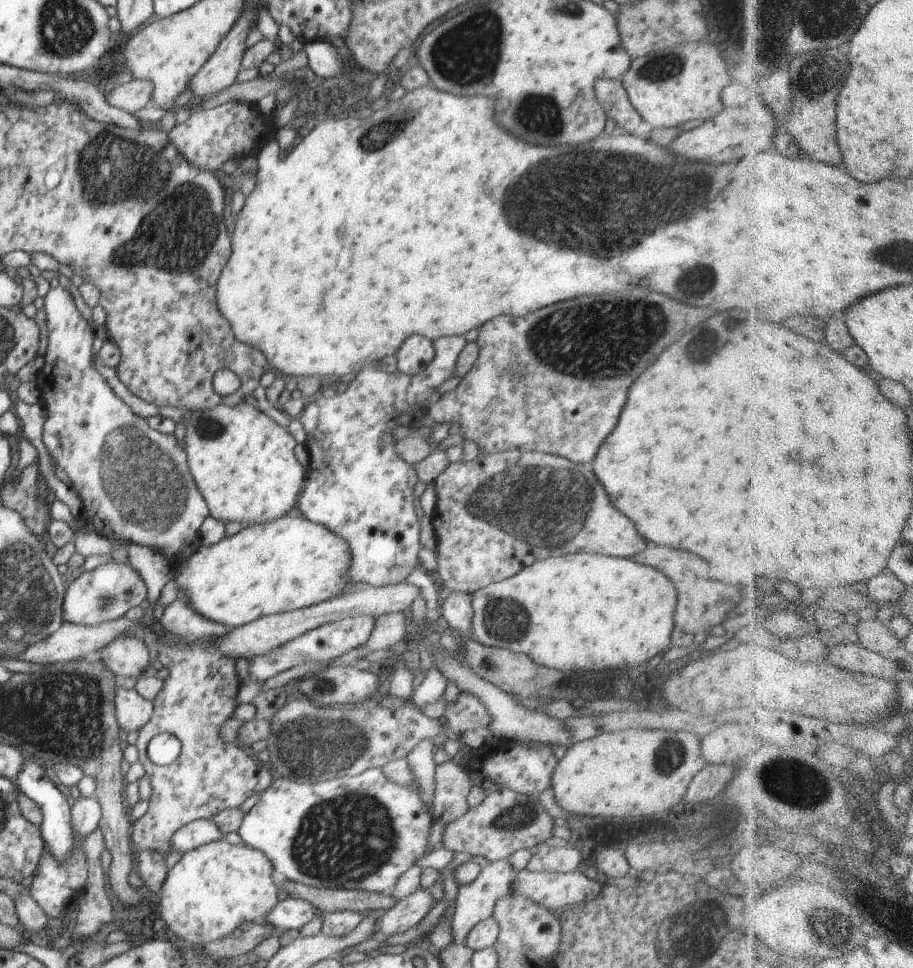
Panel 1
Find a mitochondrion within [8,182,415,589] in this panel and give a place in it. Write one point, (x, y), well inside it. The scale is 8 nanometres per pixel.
(137, 484)

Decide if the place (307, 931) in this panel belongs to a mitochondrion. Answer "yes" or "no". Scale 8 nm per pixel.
no

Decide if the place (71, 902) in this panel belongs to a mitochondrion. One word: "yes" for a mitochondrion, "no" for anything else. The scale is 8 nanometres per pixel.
no

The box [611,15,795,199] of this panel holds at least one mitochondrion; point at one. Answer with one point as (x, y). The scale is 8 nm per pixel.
(660, 68)

